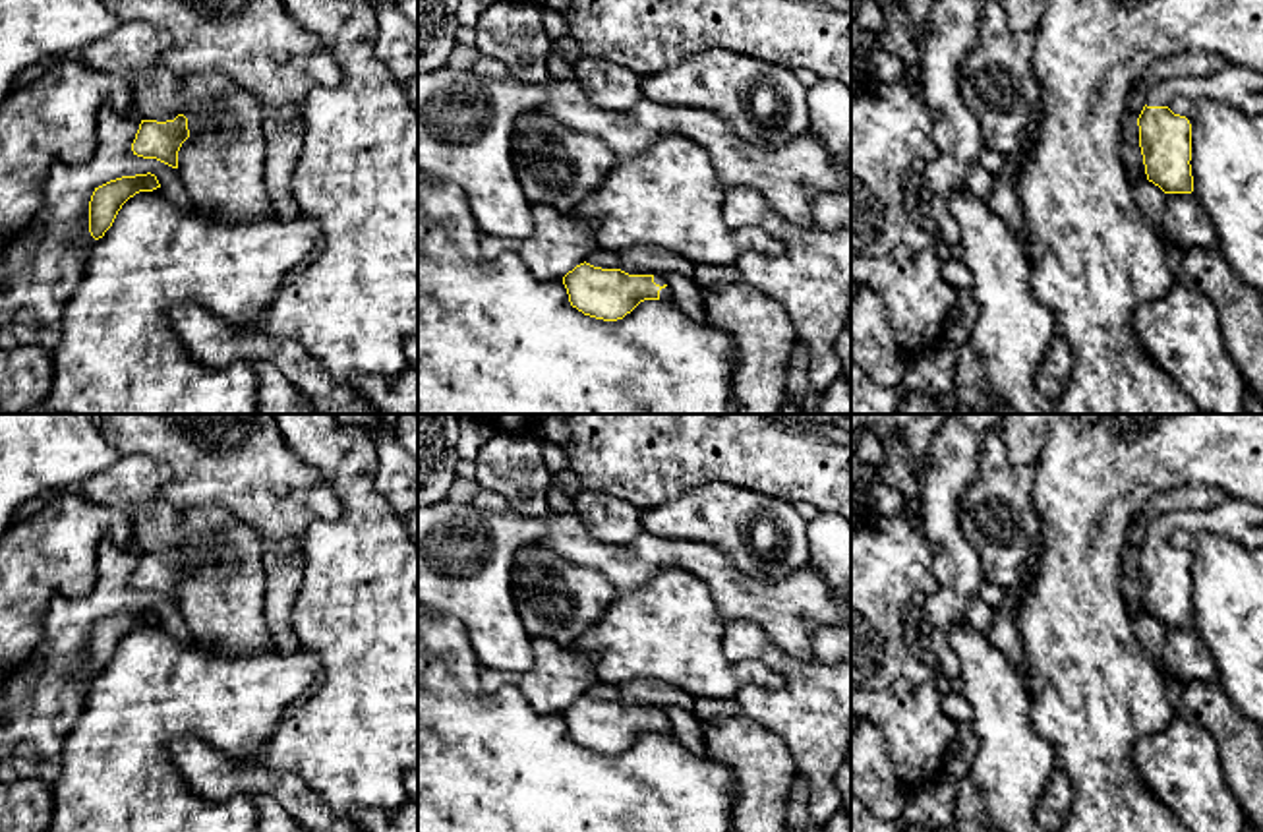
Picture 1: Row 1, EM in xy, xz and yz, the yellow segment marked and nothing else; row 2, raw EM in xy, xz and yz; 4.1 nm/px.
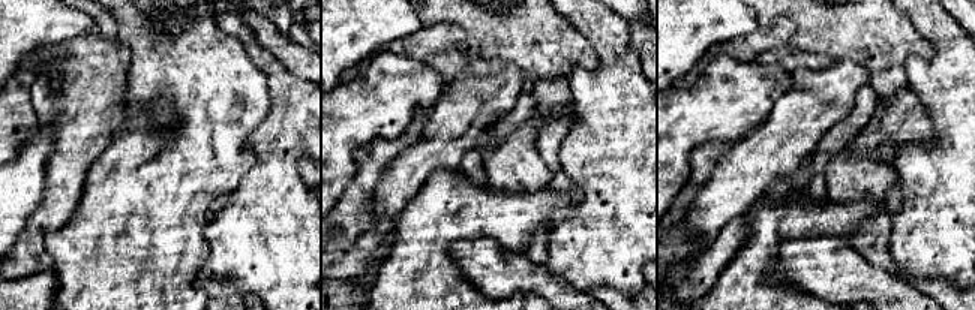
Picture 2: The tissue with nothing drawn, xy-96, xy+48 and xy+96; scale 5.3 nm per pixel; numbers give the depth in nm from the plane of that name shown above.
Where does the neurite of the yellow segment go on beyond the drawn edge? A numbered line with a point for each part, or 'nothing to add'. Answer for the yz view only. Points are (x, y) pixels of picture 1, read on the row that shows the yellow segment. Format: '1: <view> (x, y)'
1: yz (1242, 88)

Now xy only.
nothing to add

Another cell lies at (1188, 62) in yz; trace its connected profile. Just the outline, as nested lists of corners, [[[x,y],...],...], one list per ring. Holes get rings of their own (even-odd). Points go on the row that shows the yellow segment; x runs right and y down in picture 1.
[[[1186,50],[1174,56],[1159,58],[1139,77],[1133,79],[1126,99],[1120,137],[1124,166],[1130,172],[1131,180],[1147,178],[1139,147],[1137,118],[1147,104],[1147,95],[1151,87],[1162,77],[1186,77],[1191,74],[1205,77],[1222,70],[1228,64],[1230,62],[1220,54],[1205,50]]]

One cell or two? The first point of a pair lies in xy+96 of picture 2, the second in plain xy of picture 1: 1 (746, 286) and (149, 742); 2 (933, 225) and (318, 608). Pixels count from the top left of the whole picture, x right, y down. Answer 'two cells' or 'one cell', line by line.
1: one cell
2: one cell

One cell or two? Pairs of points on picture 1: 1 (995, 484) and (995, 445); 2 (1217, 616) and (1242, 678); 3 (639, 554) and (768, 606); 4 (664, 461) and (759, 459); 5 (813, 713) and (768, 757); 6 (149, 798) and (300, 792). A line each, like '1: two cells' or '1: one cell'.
1: one cell
2: one cell
3: one cell
4: one cell
5: two cells
6: two cells

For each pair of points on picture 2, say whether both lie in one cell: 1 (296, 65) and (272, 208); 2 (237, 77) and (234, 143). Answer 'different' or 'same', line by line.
1: different
2: same

